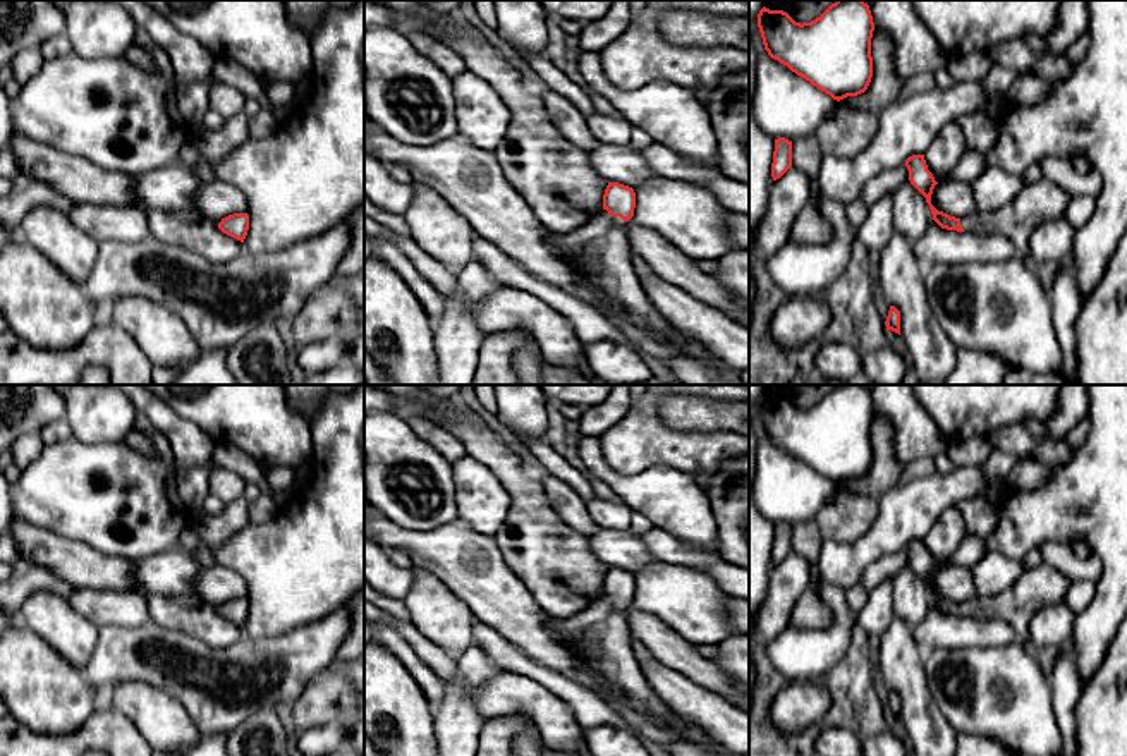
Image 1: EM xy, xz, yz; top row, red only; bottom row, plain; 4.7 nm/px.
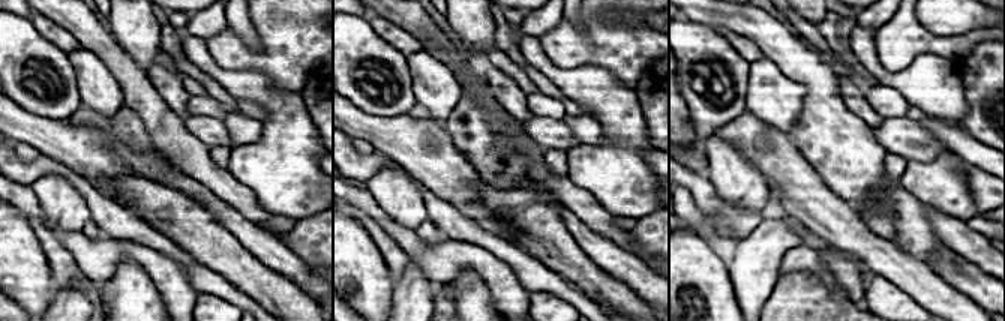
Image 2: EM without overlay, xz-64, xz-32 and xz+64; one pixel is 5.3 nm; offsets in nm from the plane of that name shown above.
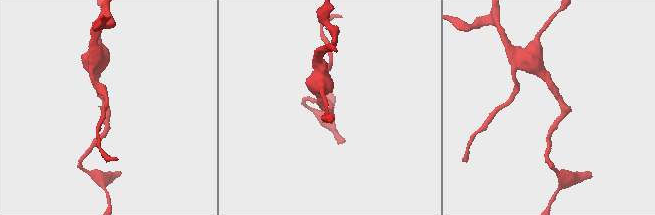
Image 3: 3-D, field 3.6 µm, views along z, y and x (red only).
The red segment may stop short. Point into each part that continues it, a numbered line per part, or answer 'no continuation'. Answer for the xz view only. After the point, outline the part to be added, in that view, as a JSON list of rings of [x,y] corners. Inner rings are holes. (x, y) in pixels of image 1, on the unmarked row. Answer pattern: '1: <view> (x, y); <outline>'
1: xz (600, 633); [[[603,594],[572,617],[548,615],[546,622],[617,698],[627,699],[636,710],[653,715],[694,742],[725,753],[703,729],[682,720],[656,696],[634,656],[625,612],[625,605]]]

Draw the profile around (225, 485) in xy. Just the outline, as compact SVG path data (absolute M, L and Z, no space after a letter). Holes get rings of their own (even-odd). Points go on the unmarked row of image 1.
M216 466L210 474L208 493L225 505L244 495L246 481L235 472Z

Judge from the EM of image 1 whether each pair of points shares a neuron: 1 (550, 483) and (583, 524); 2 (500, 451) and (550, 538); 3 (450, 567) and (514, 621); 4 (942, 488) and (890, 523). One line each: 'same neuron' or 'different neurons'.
1: same neuron
2: same neuron
3: same neuron
4: same neuron

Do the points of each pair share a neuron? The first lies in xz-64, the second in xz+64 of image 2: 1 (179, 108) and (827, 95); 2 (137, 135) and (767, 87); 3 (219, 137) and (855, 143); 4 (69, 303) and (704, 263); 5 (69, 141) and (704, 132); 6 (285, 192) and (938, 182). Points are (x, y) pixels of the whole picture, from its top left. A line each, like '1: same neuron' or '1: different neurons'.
1: different neurons
2: different neurons
3: different neurons
4: different neurons
5: different neurons
6: same neuron

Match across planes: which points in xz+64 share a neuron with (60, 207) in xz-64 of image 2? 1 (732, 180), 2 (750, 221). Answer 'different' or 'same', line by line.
1: same
2: different

